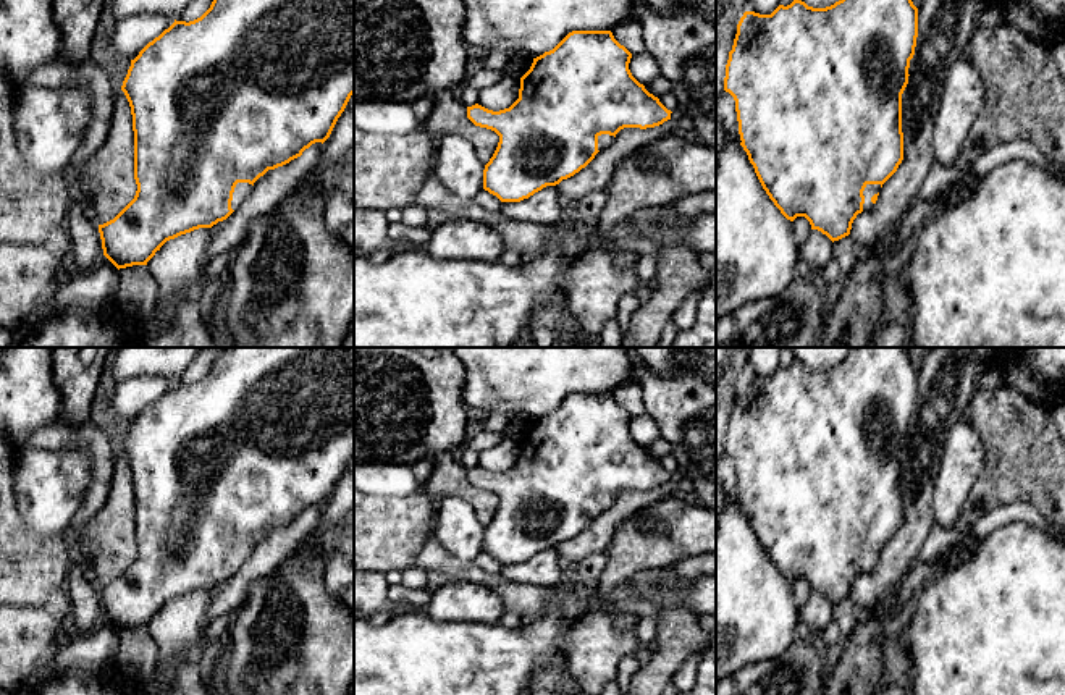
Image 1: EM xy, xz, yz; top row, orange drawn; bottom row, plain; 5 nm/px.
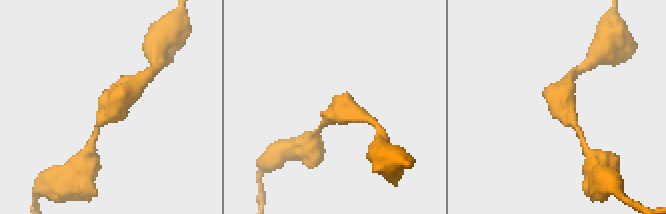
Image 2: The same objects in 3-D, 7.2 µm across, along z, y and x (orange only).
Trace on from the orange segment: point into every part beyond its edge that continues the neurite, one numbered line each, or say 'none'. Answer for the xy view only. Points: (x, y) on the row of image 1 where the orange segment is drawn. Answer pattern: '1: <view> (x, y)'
1: xy (243, 189)

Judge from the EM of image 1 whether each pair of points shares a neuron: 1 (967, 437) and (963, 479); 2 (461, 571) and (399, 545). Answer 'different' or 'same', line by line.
1: same
2: different

